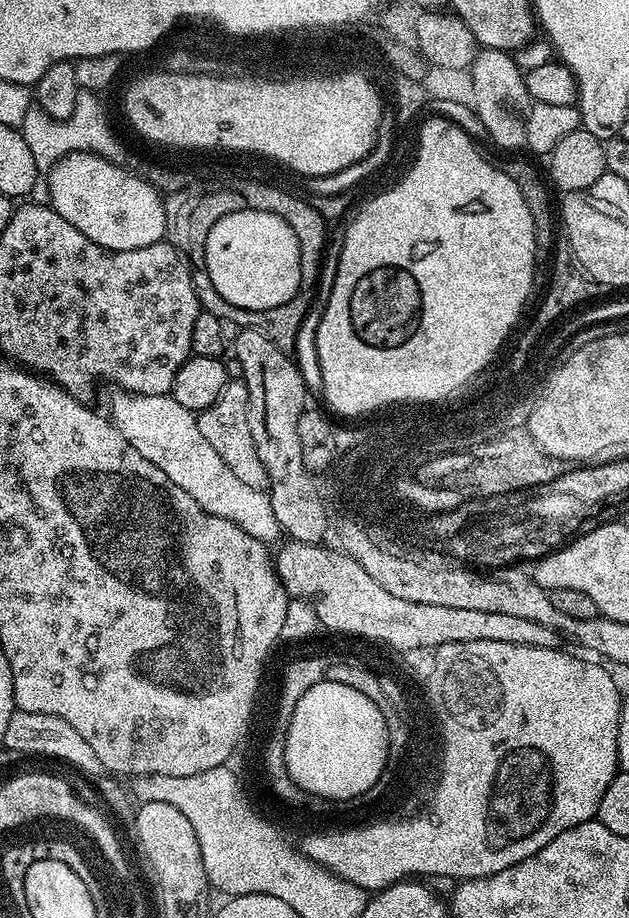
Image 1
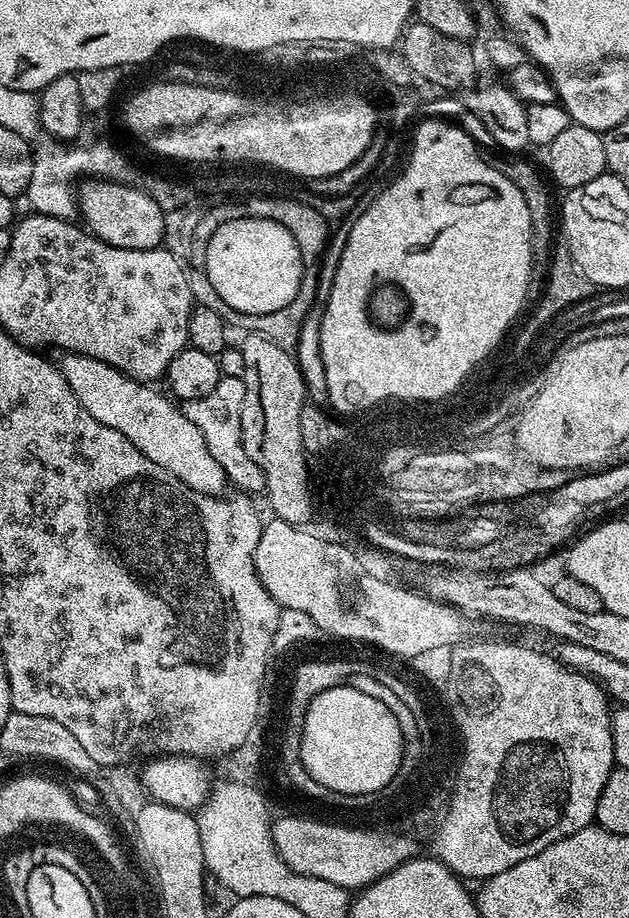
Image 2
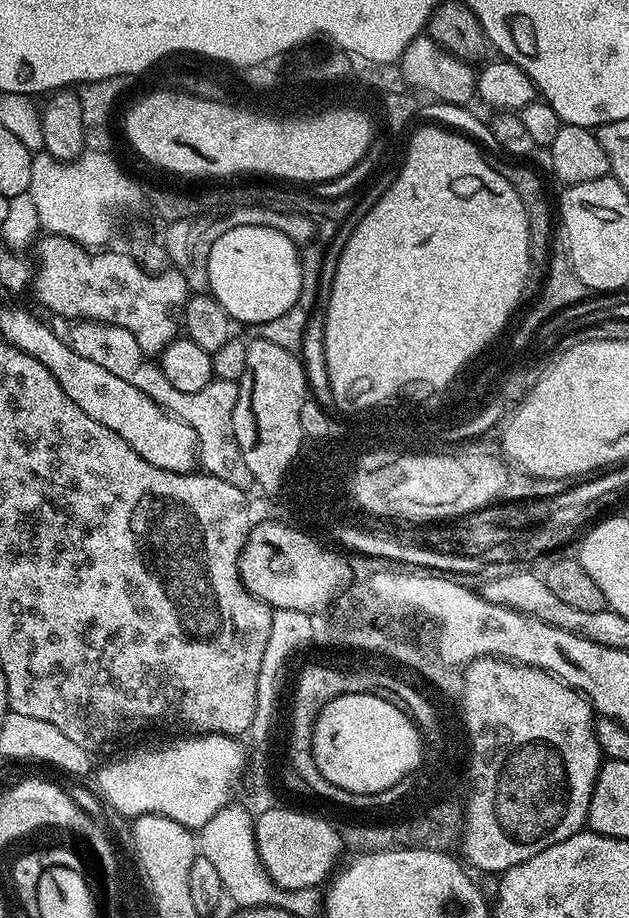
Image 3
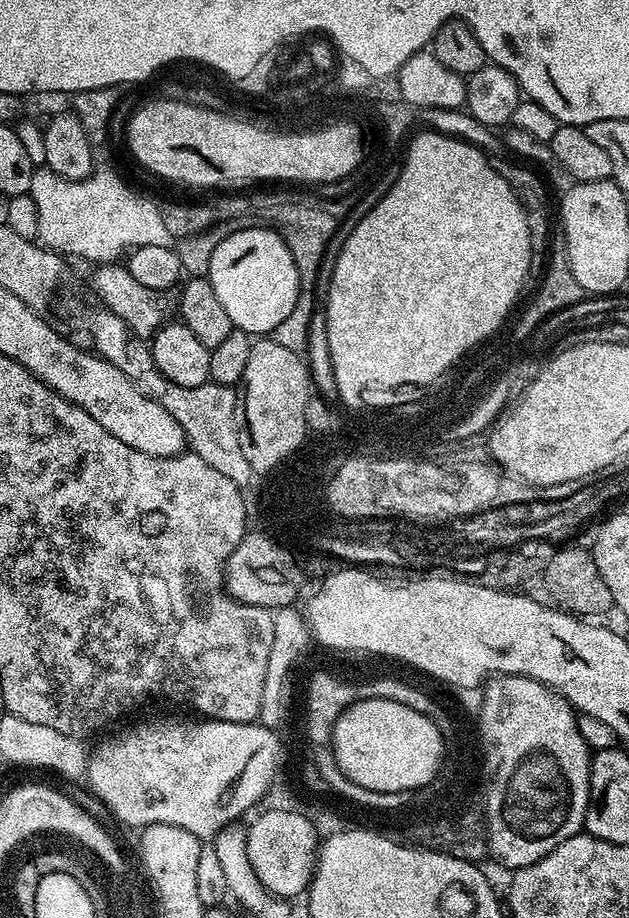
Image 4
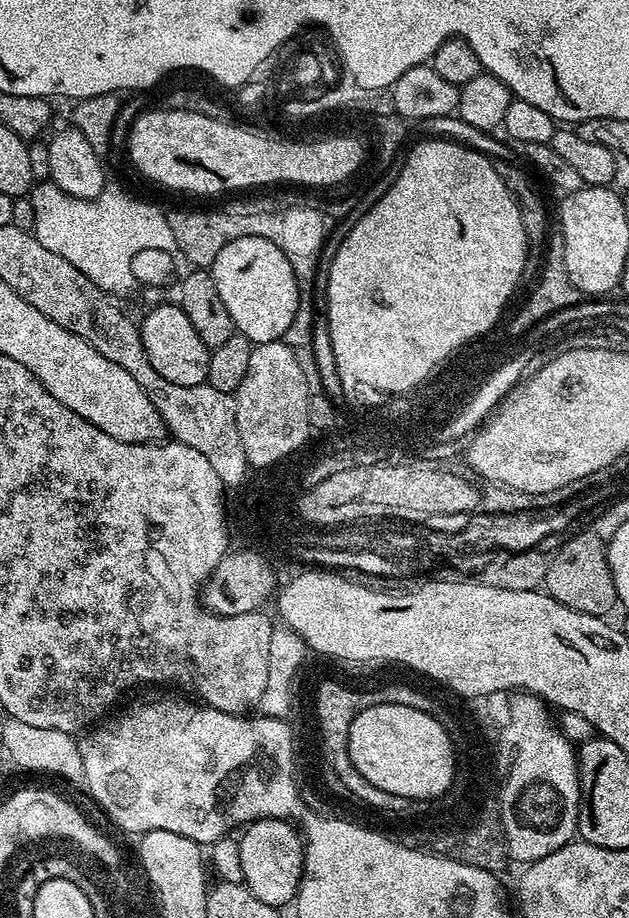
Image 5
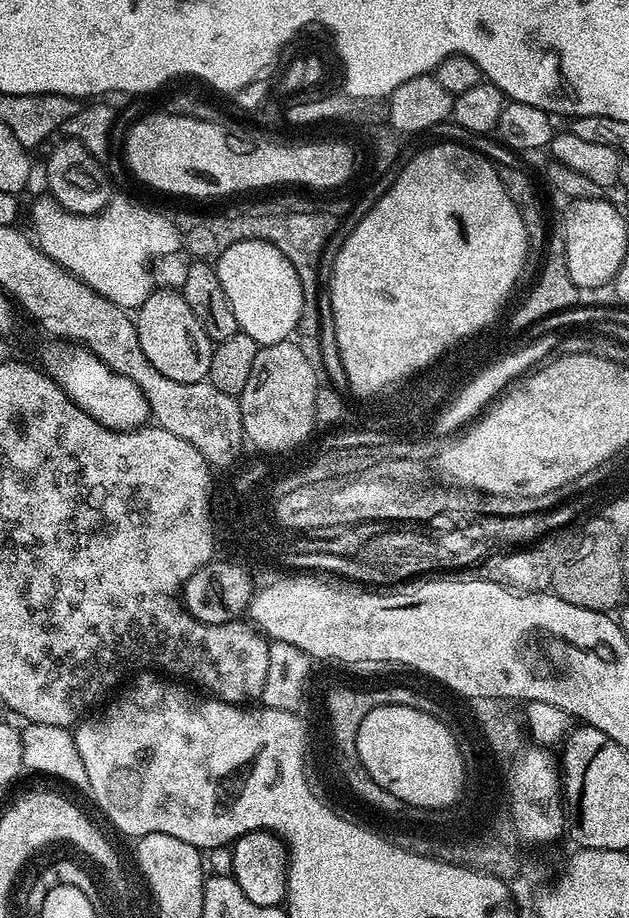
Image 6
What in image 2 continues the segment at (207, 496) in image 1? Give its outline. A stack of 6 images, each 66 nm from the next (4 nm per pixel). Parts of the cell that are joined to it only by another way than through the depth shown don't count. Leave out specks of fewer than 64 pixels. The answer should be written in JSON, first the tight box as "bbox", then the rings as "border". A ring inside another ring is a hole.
{"bbox":[58,354,225,496],"border":[[[75,354],[61,357],[58,360],[59,370],[90,418],[98,418],[98,422],[110,426],[110,430],[118,430],[118,434],[134,442],[134,446],[146,454],[150,462],[162,466],[162,470],[174,474],[174,478],[186,486],[207,496],[225,491],[224,471],[218,462],[214,462],[214,458],[210,458],[206,438],[202,438],[198,426],[194,426],[194,422],[190,422],[190,418],[186,418],[186,414],[163,391],[155,392],[152,389],[155,387],[125,376],[101,360]]]}

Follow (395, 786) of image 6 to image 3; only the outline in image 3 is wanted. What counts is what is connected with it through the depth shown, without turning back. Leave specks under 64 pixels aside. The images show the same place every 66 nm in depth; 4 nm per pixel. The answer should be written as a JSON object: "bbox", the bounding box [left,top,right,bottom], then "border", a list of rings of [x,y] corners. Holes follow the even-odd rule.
{"bbox":[313,692,426,796],"border":[[[374,692],[346,693],[334,698],[317,714],[313,726],[313,760],[318,770],[330,783],[360,795],[371,796],[386,791],[388,787],[403,785],[420,768],[424,748],[426,744],[420,729],[407,711],[399,703],[389,700],[387,695]]]}

